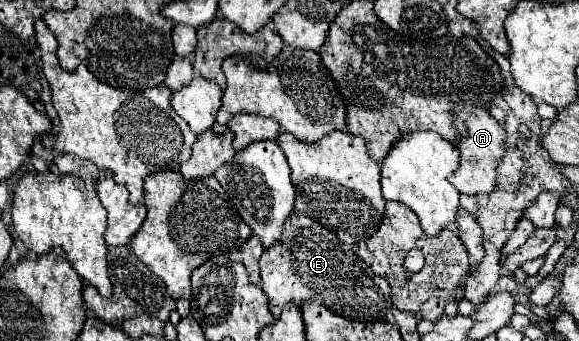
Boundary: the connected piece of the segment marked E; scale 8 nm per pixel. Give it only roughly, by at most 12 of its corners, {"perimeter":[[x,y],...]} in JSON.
{"perimeter":[[295,211],[261,255],[275,319],[317,301],[385,321],[389,283],[317,221]]}

